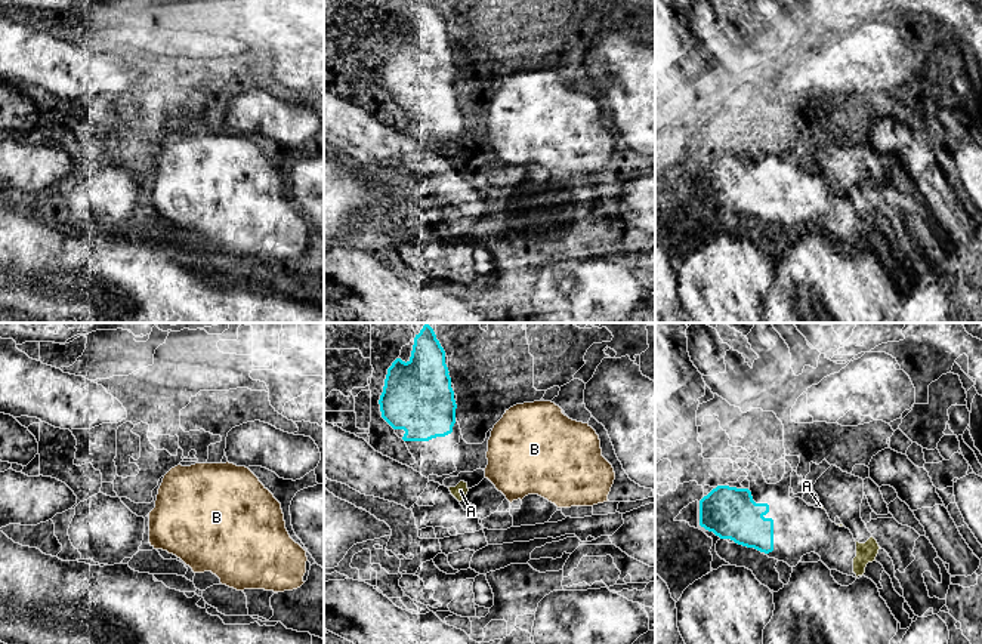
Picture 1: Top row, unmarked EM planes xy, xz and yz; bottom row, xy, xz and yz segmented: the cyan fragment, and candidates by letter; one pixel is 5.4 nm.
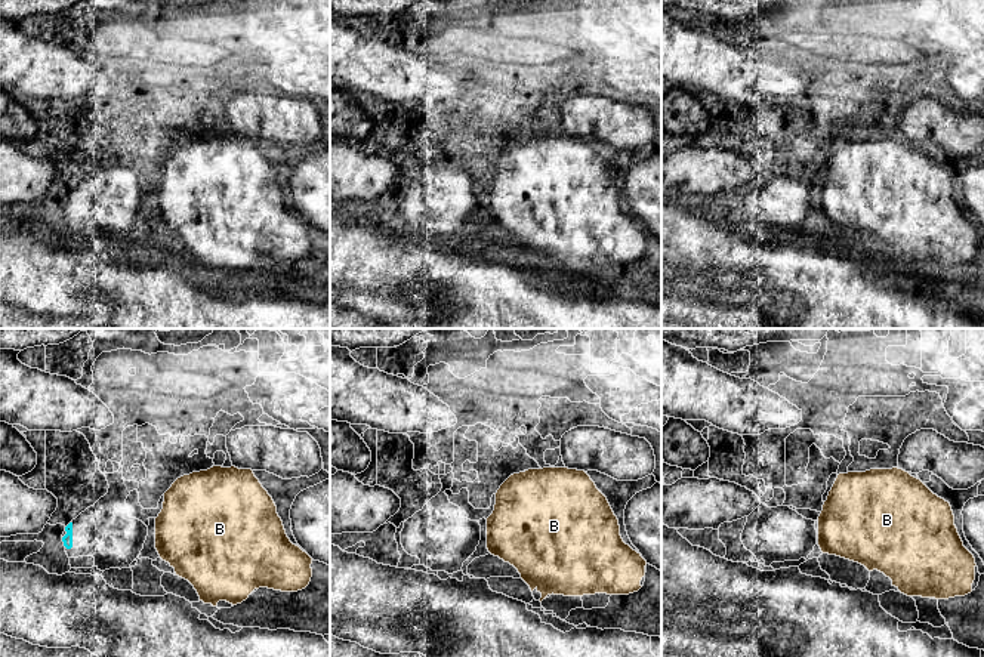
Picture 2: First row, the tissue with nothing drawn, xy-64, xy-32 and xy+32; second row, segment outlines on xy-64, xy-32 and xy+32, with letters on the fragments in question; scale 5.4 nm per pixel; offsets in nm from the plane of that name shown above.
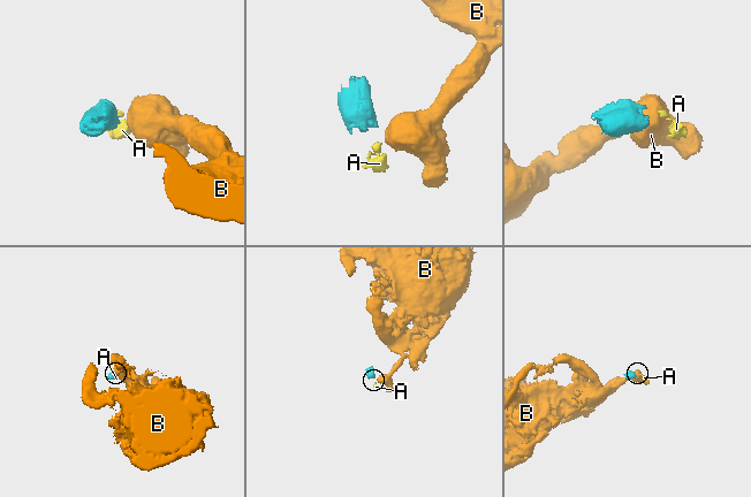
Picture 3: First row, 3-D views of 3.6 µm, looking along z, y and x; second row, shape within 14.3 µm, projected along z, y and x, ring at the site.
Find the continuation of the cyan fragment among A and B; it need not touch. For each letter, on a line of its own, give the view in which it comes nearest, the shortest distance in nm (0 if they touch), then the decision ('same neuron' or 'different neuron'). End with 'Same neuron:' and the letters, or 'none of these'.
A: view xz; gap 260 nm; same neuron
B: view xz; gap 200 nm; different neuron
Same neuron: A

